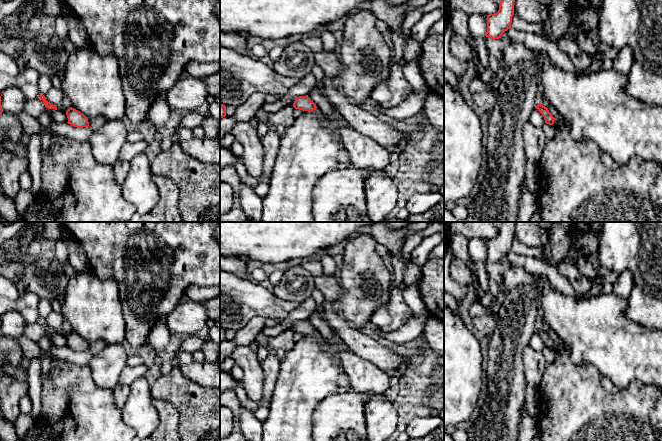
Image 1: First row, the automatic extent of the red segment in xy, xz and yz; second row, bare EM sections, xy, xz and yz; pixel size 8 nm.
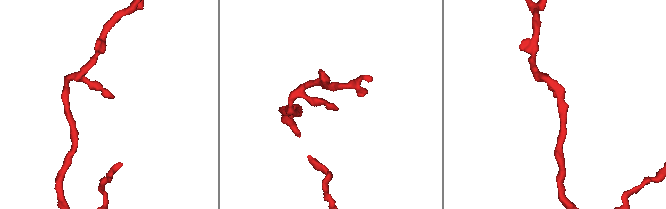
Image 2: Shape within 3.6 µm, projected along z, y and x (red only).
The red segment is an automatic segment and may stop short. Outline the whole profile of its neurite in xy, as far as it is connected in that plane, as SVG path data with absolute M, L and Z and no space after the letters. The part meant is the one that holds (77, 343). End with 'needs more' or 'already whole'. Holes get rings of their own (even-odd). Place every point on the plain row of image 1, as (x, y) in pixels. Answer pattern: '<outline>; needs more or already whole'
M70 331L66 335L66 339L68 342L68 348L77 352L89 351L88 342L80 335Z; already whole

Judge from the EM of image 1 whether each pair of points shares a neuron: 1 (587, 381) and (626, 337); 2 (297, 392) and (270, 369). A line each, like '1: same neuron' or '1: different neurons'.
1: different neurons
2: different neurons

